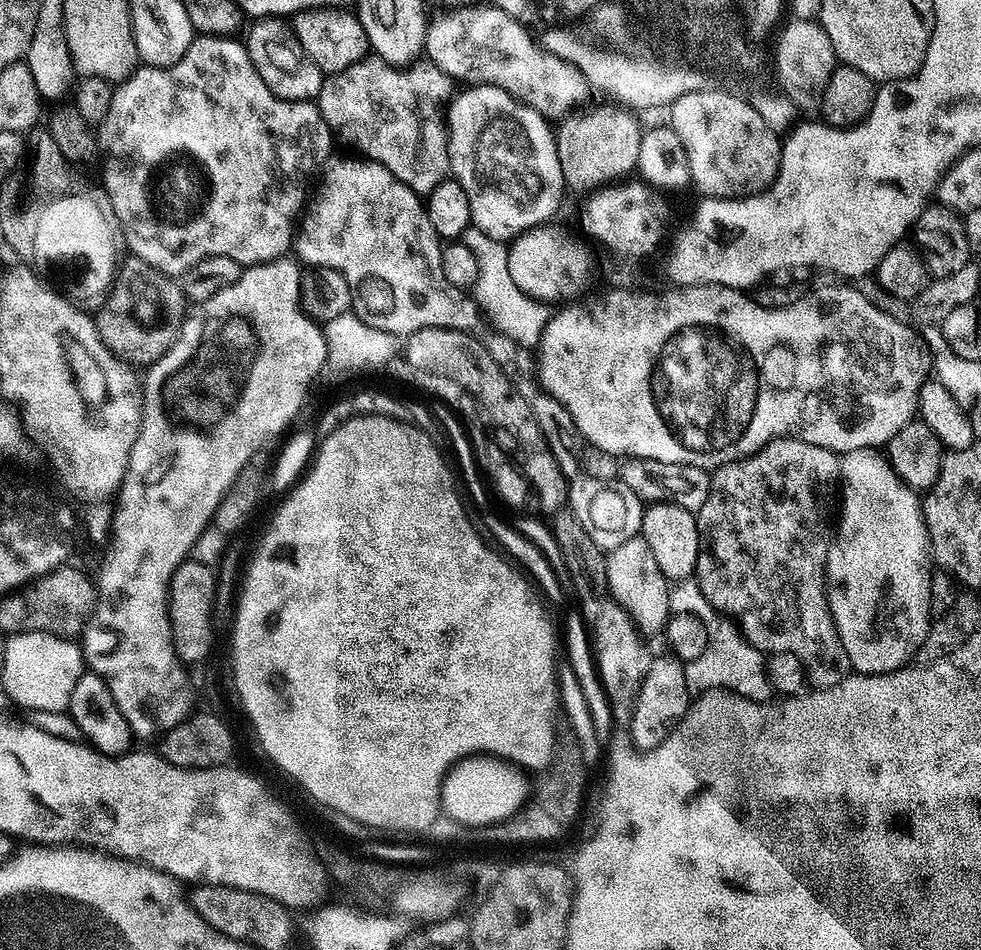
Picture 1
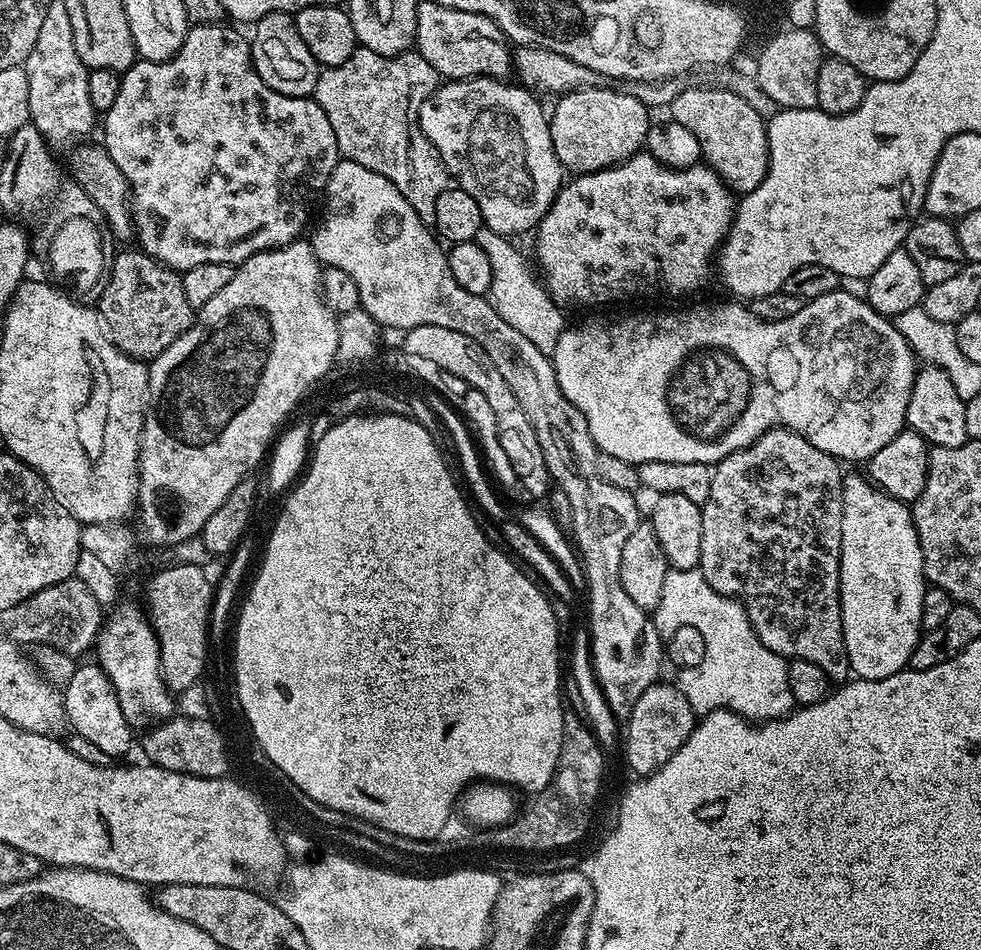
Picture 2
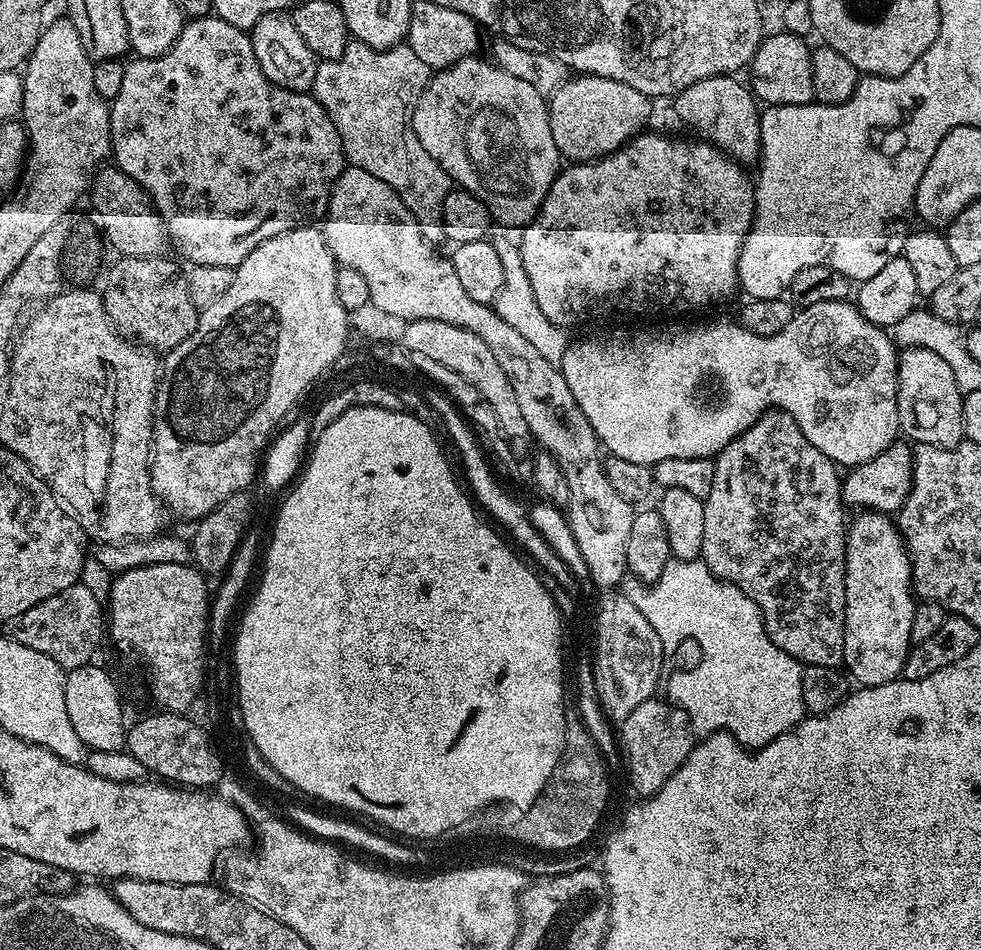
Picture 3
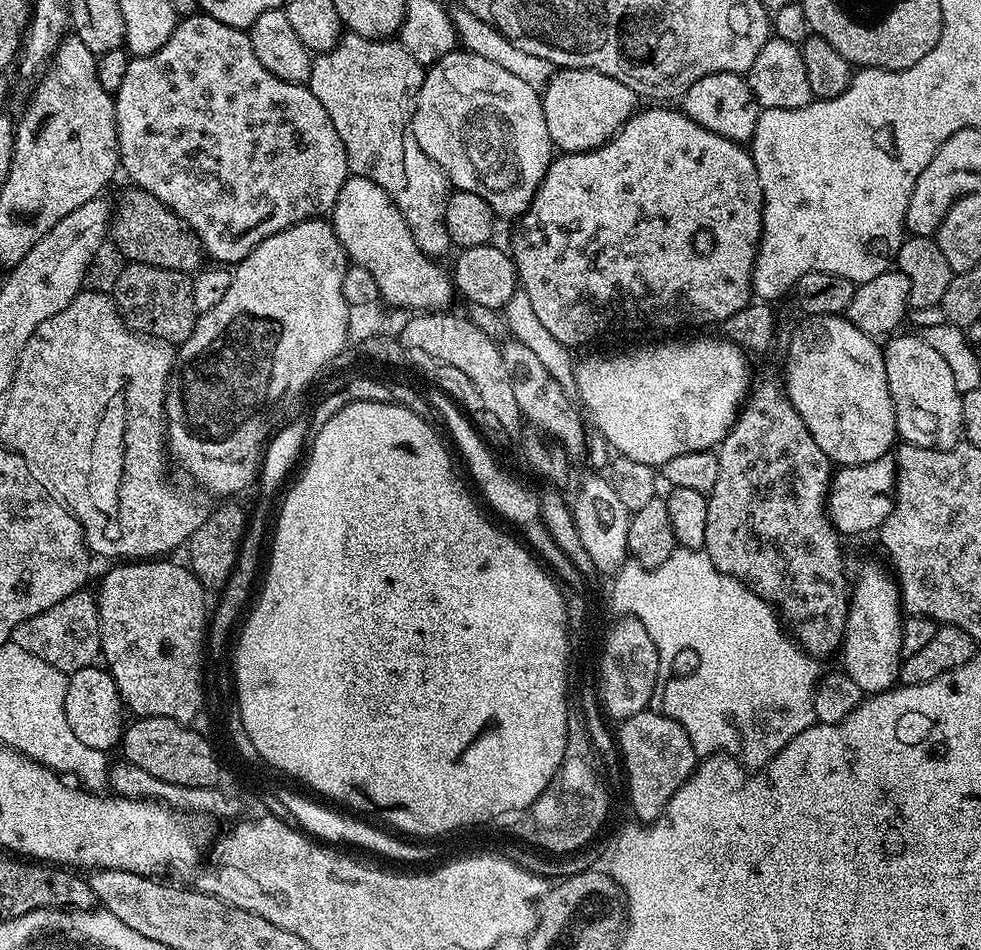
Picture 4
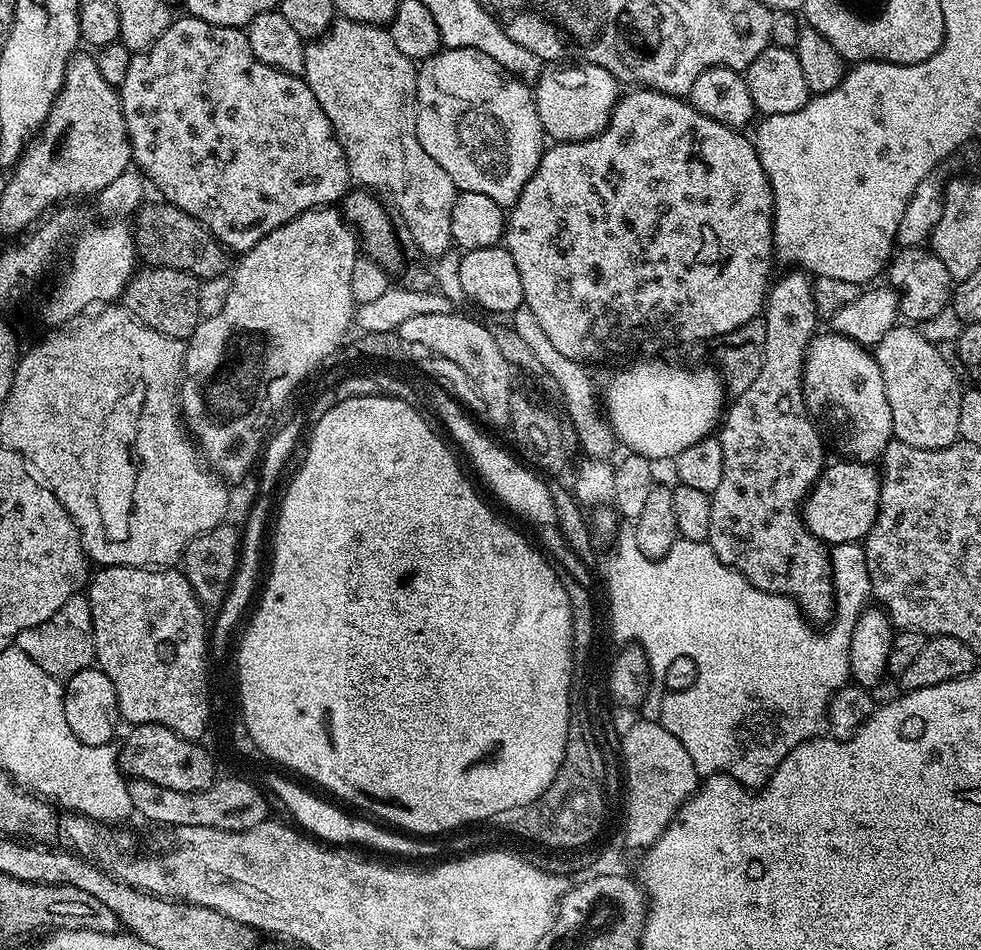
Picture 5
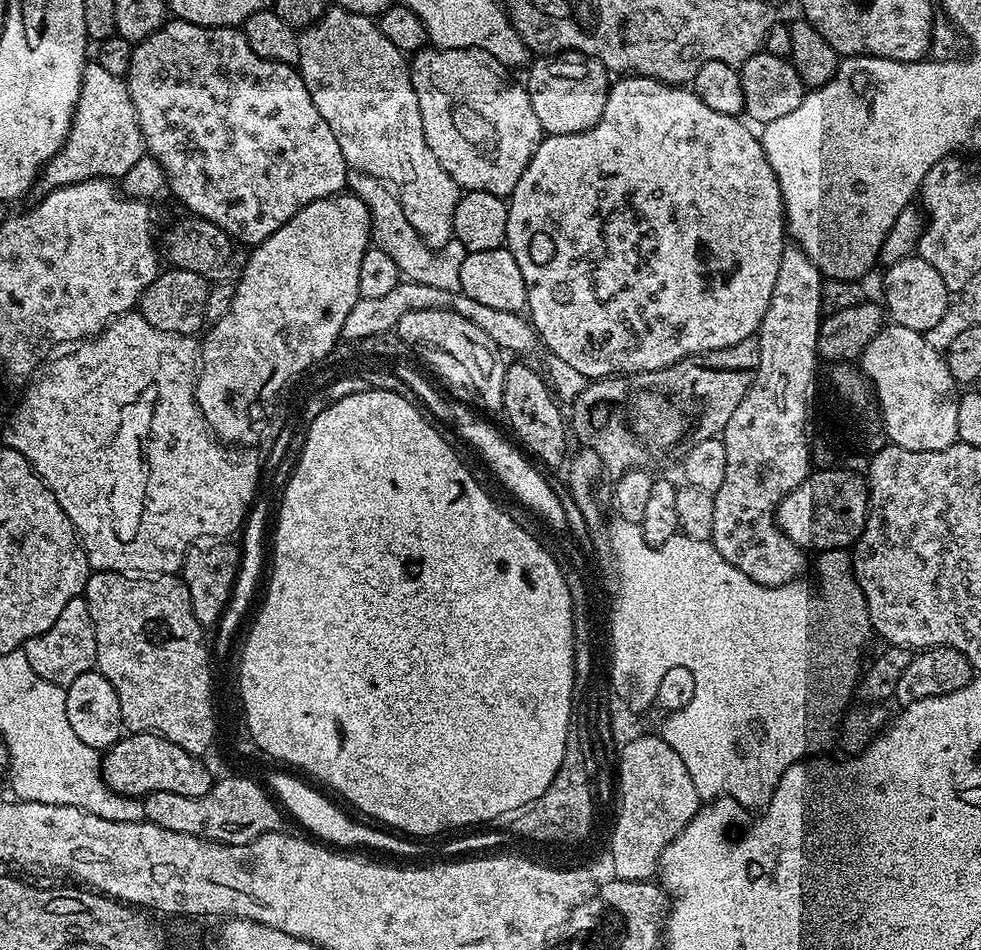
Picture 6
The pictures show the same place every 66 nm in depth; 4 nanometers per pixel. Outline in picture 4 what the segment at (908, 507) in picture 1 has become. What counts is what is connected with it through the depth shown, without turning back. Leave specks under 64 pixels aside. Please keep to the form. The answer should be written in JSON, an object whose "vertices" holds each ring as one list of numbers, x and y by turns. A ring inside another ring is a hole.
{"vertices":[[868,564,851,585,848,601,848,621,844,631,844,664,842,670,865,694,886,692,897,683,902,657,902,626,904,616,900,603,900,589,887,567]]}

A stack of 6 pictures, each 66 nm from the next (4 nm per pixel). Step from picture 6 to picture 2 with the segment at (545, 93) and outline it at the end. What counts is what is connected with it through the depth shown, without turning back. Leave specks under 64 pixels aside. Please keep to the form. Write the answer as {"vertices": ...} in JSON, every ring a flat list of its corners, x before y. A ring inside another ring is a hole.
{"vertices":[[577,88,575,92,565,92,559,97,556,109,551,109,548,129,550,142,554,142,554,154,558,154,558,162,564,167,565,173,583,174,597,172,615,164,628,160,635,152,645,147,648,139,650,119,649,105,644,104,631,91,619,92,616,88]]}

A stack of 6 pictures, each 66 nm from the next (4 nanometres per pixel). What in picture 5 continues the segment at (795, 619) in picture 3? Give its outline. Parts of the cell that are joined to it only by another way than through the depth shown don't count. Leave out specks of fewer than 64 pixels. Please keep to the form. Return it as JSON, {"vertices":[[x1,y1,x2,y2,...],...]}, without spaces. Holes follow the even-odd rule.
{"vertices":[[788,270,780,281,773,283,766,293,766,299,762,309,762,319,766,326,766,350,764,351,764,361,762,370,758,370,758,378,750,382,750,386,745,392,735,397,731,401,732,409,725,411,722,416,722,423,718,428,718,439,722,446,722,482,718,482,718,490,714,490,710,495,712,505,710,506,710,534,707,538,707,544,712,547,714,554,726,566,730,566,735,572,741,572,758,590,766,590,770,594,778,594,790,598,800,607,813,625,824,626,831,621,832,613,836,610,836,591,832,585,832,557,829,549,814,534,810,534,808,527,804,525,802,515,802,505,805,497,811,492,812,487,816,485,816,479,826,467,824,460,824,448,820,445,820,436,816,433,817,425,808,410,804,406,804,355,808,349,808,343,812,340,814,333,817,331,816,323,818,317,816,307,814,306,814,294,812,293,812,280,809,279,803,271]]}

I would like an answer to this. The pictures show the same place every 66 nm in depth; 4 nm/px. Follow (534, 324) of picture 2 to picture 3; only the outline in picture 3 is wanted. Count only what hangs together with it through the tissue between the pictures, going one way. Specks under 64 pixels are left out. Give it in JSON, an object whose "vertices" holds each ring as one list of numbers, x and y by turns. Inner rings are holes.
{"vertices":[[495,237,492,240,494,250,498,250,498,259,502,262,502,290,498,292,498,298,494,302,496,312,506,323,514,326,526,342,530,342,546,358,546,362,559,365,560,360,566,354,570,343,569,333,563,328,554,326,546,314,542,314,537,299,534,298,534,290,530,286,530,278,526,278,526,269,522,266,522,254,519,243,515,239,507,240,506,237]]}

